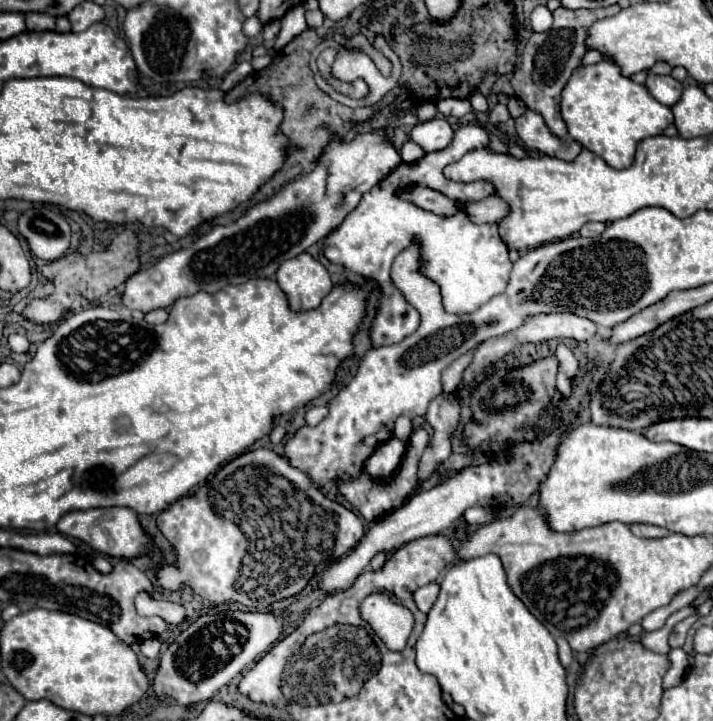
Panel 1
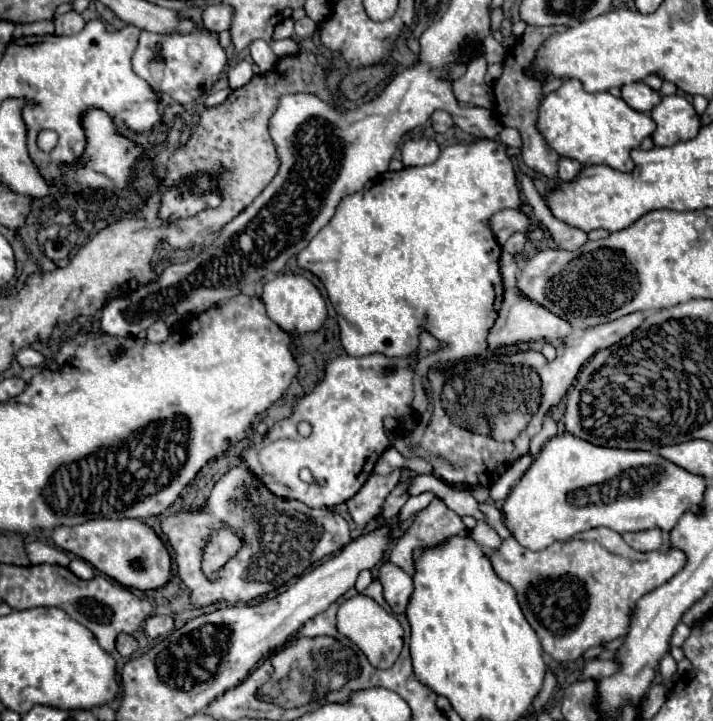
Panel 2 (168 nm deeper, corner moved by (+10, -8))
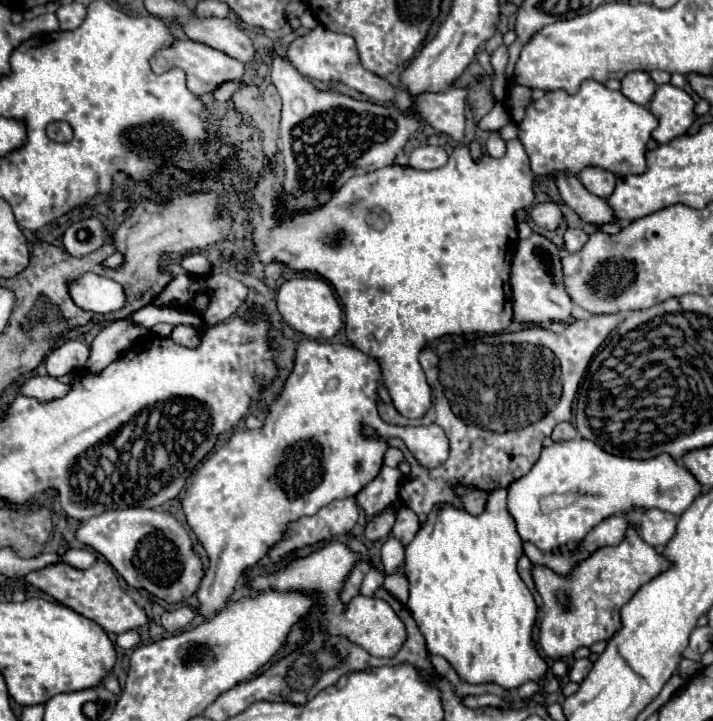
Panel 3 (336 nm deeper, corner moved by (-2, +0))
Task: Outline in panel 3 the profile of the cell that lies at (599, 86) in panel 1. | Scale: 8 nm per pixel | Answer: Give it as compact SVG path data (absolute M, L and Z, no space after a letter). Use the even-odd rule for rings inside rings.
M588 79L574 95L562 89L548 91L526 109L526 117L518 123L518 139L522 141L536 175L552 175L554 171L578 173L588 165L602 167L614 175L646 171L646 143L656 129L658 119L648 107L638 105L626 99L622 91L612 89L620 89L618 79L606 81L606 87Z

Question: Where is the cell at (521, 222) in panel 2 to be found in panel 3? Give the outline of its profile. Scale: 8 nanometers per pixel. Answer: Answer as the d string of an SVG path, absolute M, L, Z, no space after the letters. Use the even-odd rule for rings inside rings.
M538 203L528 211L528 219L532 219L542 229L554 231L562 221L562 213L556 203Z

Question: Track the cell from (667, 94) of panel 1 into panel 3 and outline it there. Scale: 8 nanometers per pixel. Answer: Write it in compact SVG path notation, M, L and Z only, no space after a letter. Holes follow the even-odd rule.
M632 71L632 73L628 73L624 79L622 79L622 93L630 99L630 101L634 101L634 103L638 103L638 105L650 105L650 101L652 101L652 97L654 97L654 93L656 93L656 83L652 81L652 77L648 75L648 73L644 73L644 71Z

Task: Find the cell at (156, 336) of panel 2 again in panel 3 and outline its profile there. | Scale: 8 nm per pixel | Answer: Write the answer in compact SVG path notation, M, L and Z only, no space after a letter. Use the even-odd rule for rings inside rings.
M178 325L172 329L170 339L176 341L178 345L186 345L186 347L196 347L200 343L200 335L196 329L188 327L188 325Z

